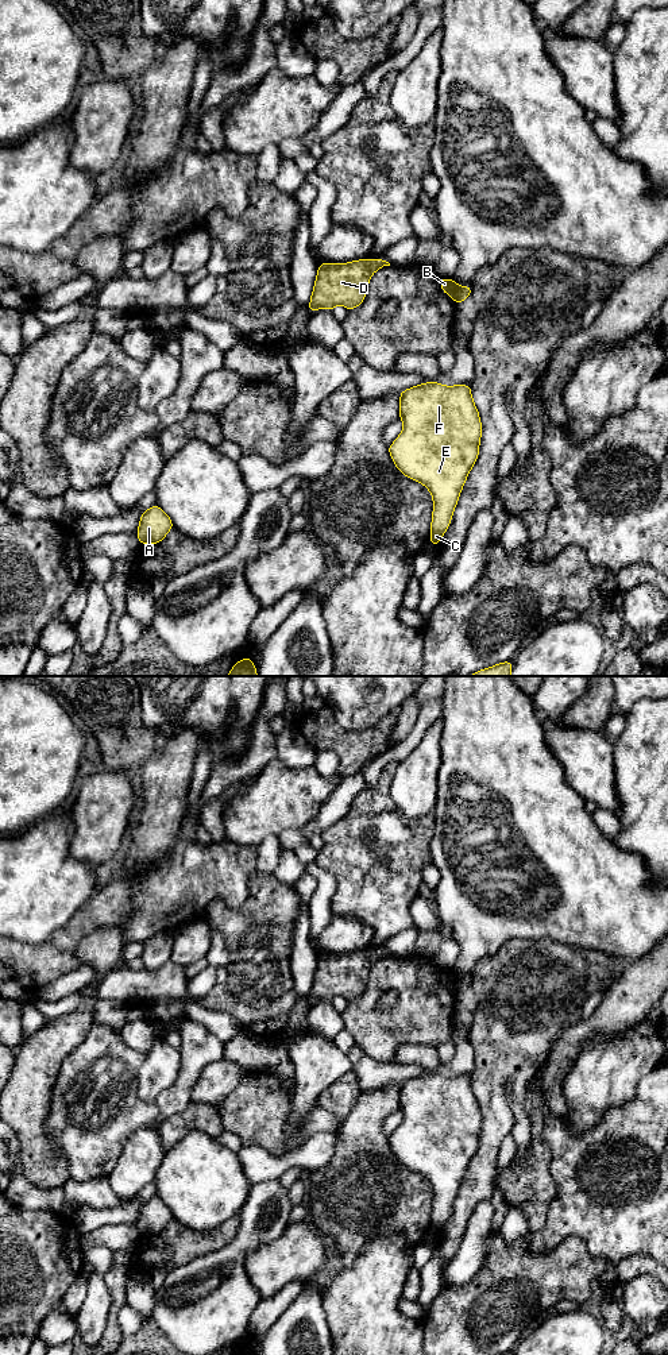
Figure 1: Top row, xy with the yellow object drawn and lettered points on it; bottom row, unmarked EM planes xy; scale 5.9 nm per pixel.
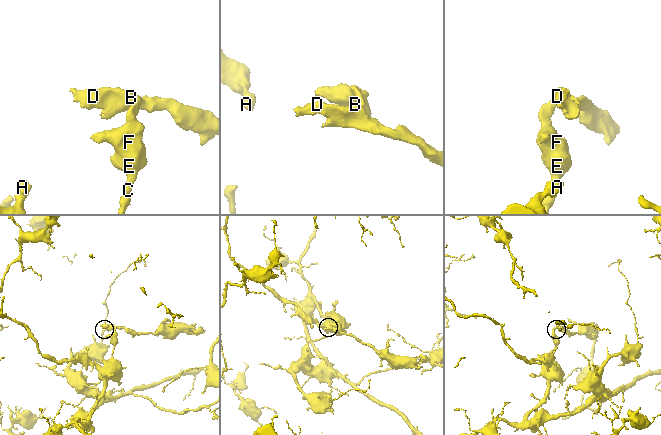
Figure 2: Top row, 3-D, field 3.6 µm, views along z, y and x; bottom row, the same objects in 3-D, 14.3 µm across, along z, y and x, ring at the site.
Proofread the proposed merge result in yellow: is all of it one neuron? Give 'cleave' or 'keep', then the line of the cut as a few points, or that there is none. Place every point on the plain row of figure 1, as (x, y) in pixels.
cleave; cut xy (459, 979), (454, 989)

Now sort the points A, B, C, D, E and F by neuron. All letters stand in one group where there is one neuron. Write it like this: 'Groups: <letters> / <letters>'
Groups: A C E F / B D

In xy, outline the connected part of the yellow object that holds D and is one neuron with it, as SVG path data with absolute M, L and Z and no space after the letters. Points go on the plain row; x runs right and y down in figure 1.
M381 949L318 956L309 993L310 1004L316 1004L318 999L332 1001L336 996L343 996L348 1001L359 997L364 991L370 968L385 957L390 954Z

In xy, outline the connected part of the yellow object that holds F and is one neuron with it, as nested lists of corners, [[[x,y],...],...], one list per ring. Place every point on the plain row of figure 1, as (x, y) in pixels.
[[[430,1072],[403,1081],[399,1086],[399,1109],[403,1120],[389,1136],[389,1144],[403,1166],[422,1174],[430,1182],[433,1205],[429,1235],[439,1236],[451,1215],[468,1163],[478,1150],[480,1108],[468,1076],[443,1077]]]

